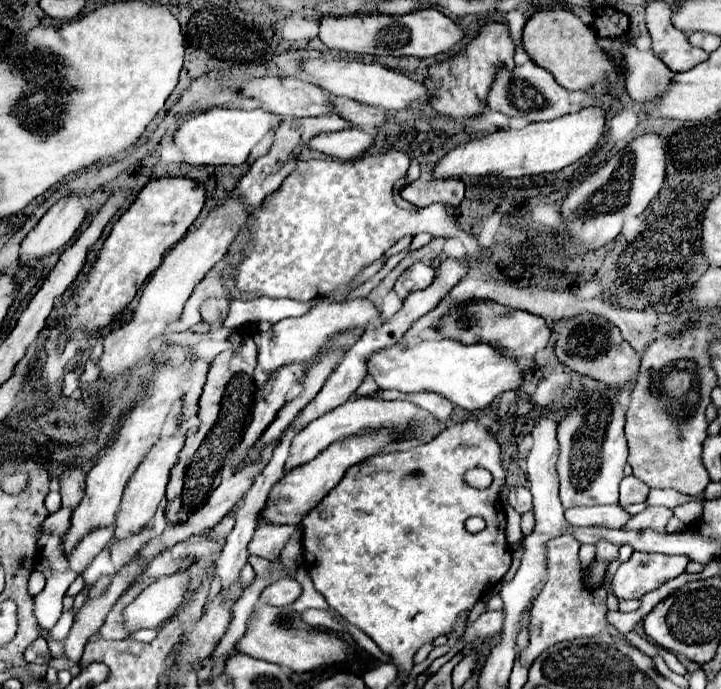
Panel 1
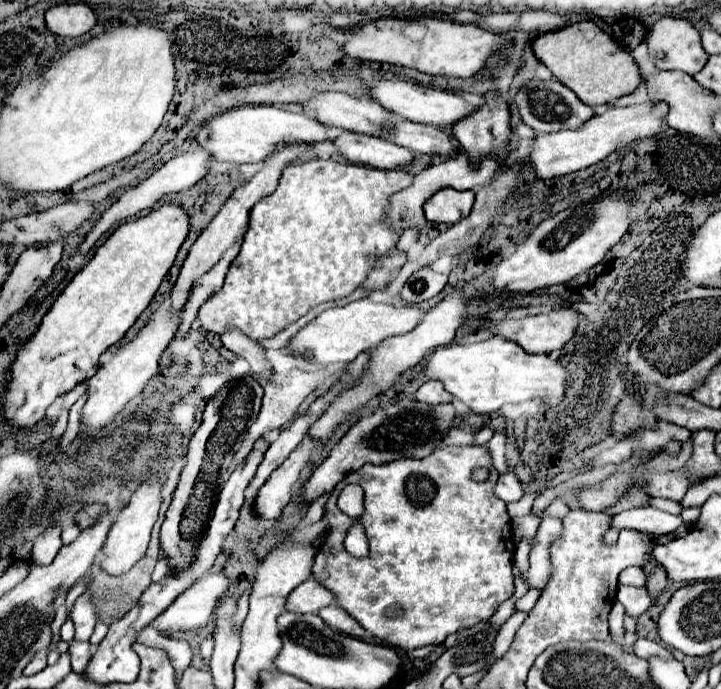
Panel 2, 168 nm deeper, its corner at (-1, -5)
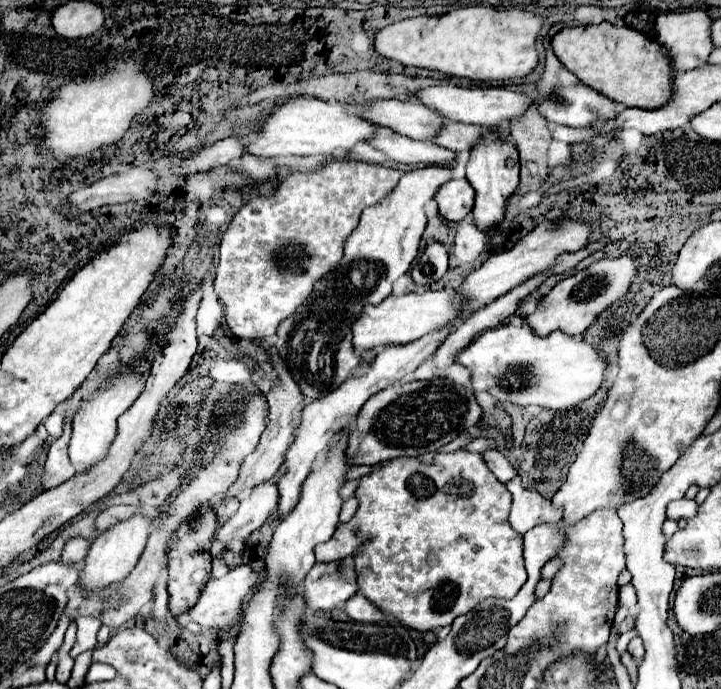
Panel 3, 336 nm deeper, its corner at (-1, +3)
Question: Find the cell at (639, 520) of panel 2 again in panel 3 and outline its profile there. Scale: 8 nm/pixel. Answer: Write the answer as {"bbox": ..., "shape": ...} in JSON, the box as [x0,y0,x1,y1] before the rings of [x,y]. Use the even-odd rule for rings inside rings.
{"bbox":[667,499,697,521],"shape":[[[677,499],[677,501],[671,501],[669,503],[669,507],[667,507],[667,517],[669,519],[675,519],[675,521],[679,521],[679,519],[691,519],[691,517],[695,517],[697,515],[697,503],[695,503],[695,499]]]}

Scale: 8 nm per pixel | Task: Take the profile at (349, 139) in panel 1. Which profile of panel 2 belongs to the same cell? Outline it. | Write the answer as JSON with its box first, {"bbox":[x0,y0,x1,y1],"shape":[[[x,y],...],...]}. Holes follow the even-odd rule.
{"bbox":[333,131,415,169],"shape":[[[343,131],[333,139],[333,143],[349,163],[369,165],[377,169],[395,169],[415,157],[413,151],[395,145],[393,141],[351,131]]]}

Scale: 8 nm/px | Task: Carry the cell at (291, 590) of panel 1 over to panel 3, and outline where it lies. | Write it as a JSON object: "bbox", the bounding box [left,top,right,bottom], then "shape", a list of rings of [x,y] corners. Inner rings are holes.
{"bbox":[301,557,357,611],"shape":[[[351,557],[339,563],[315,563],[301,583],[307,607],[315,611],[333,611],[343,607],[357,591],[357,575]]]}

